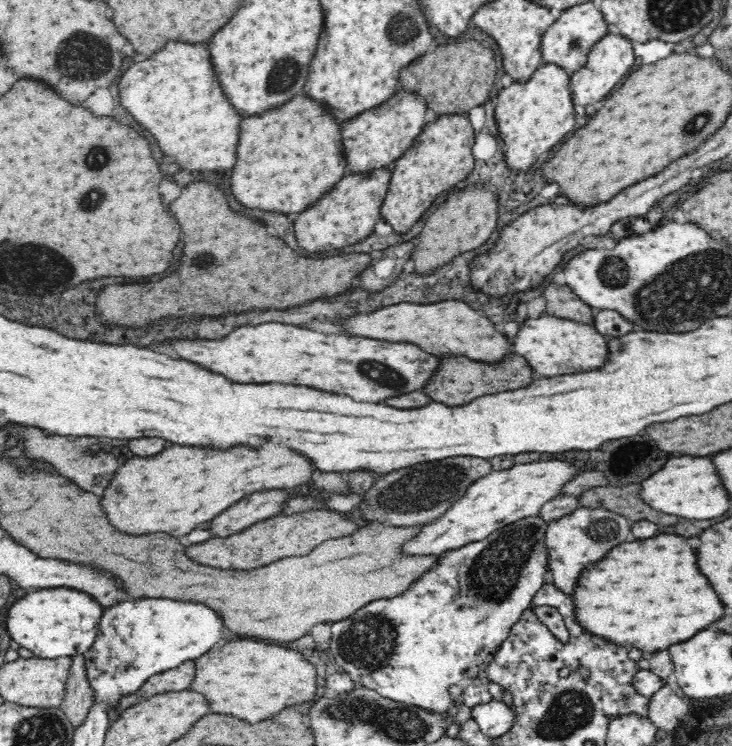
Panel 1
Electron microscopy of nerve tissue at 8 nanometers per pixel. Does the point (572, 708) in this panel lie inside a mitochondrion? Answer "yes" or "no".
yes

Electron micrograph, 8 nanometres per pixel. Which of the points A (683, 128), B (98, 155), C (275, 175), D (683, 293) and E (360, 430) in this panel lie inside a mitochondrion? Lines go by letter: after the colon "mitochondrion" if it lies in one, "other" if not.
A: mitochondrion
B: mitochondrion
C: other
D: mitochondrion
E: other

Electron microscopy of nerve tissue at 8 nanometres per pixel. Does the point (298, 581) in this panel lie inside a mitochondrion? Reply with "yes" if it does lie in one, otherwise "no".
no

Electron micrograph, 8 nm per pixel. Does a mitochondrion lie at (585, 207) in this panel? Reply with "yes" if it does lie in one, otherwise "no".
no

